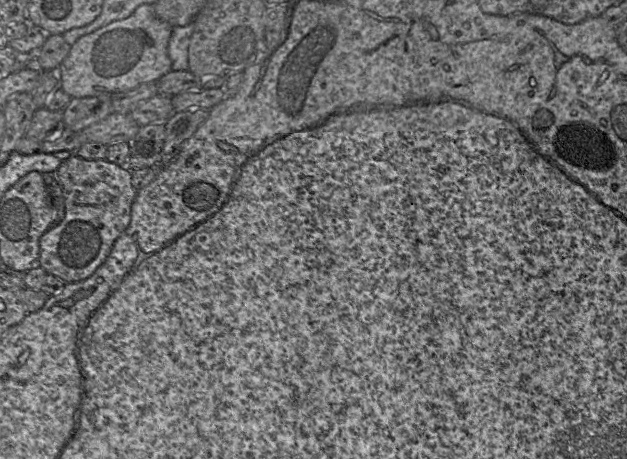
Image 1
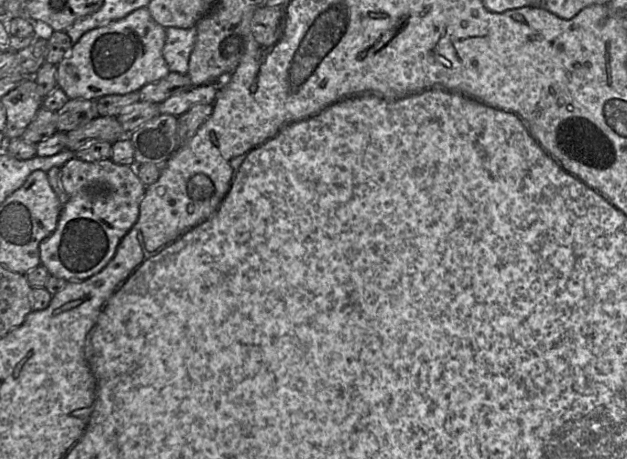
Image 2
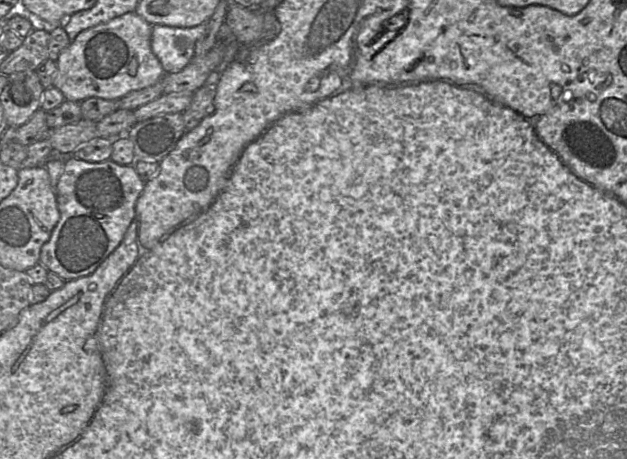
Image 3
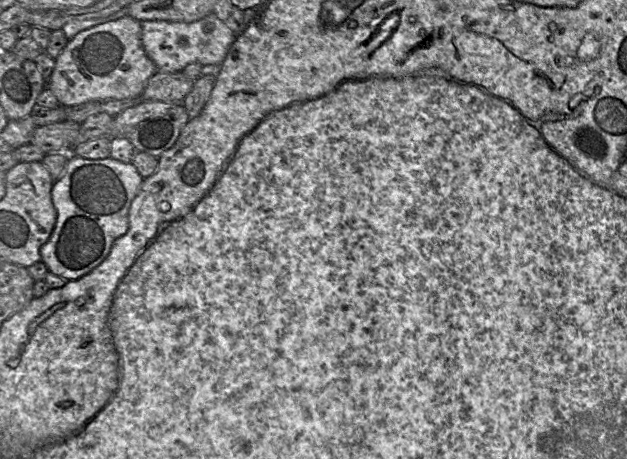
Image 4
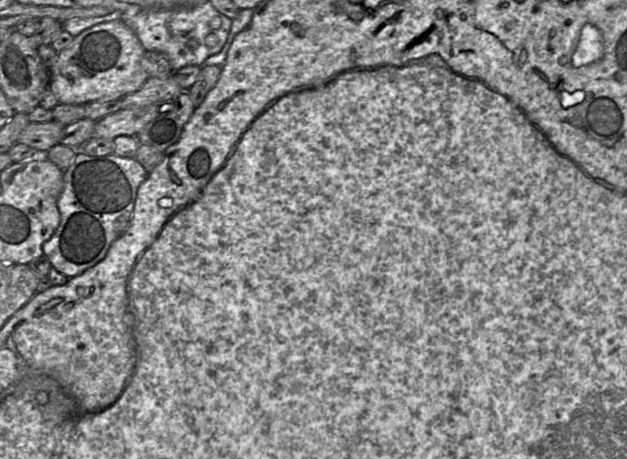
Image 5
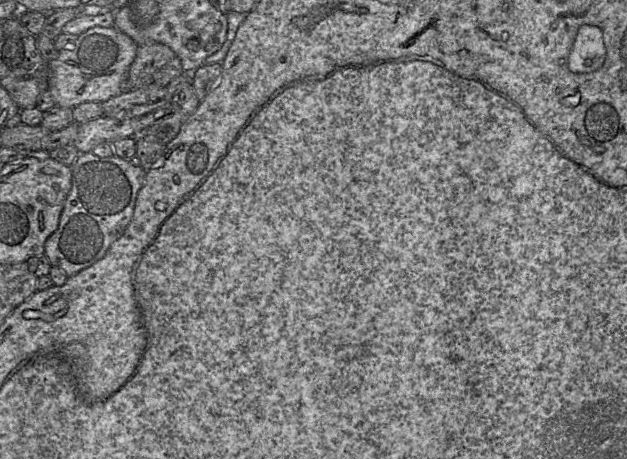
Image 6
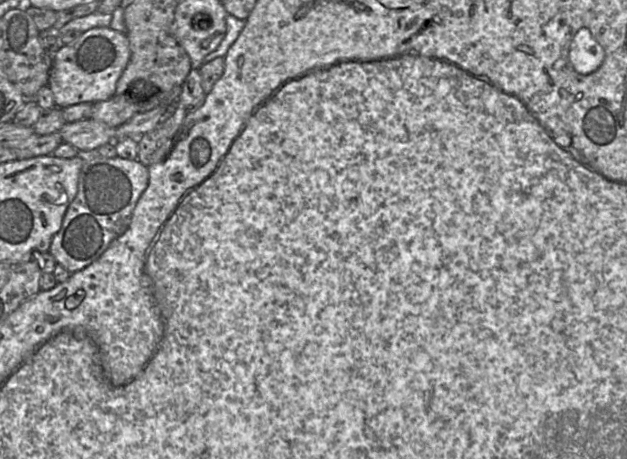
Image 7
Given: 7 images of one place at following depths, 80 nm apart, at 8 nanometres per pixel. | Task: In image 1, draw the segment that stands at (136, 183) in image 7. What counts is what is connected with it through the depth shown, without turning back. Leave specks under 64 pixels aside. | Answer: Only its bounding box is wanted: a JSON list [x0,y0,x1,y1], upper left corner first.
[39,154,137,283]

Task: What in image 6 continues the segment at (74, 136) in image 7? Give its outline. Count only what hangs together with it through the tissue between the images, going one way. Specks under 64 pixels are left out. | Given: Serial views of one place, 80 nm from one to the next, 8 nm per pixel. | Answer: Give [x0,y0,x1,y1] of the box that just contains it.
[73,112,155,153]

